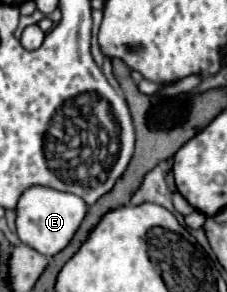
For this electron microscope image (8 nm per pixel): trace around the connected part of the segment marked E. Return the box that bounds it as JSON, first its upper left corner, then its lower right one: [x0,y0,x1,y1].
[17,186,87,256]

